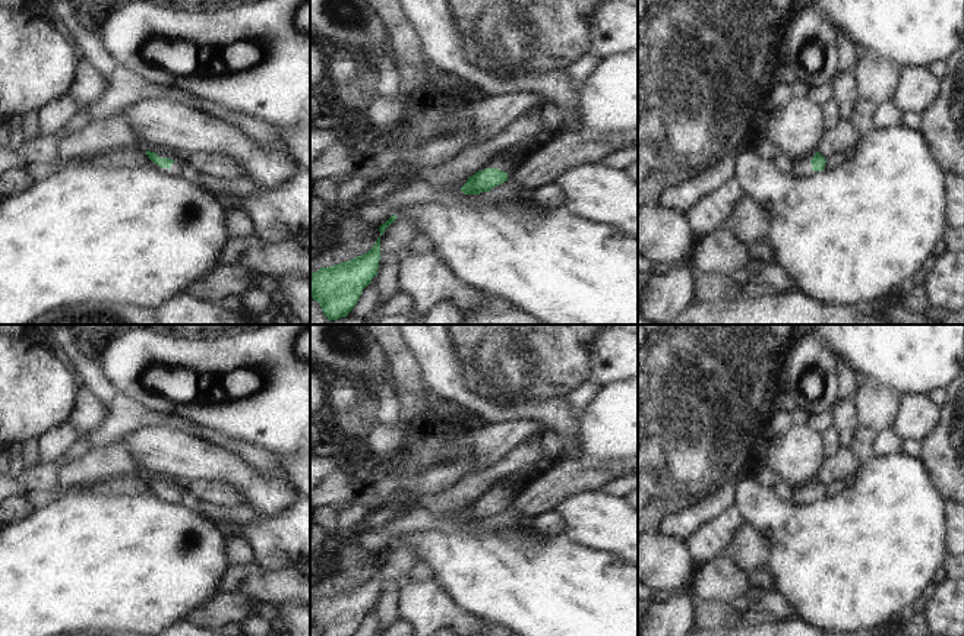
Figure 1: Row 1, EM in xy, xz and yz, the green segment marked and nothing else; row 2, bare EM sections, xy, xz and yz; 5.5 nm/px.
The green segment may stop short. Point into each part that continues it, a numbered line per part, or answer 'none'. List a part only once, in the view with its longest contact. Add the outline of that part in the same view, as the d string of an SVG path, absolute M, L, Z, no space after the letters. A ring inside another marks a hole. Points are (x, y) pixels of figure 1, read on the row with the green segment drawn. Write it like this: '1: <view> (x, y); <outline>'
1: xz (506, 164); M502 155L496 168L509 174L509 173L518 170L522 164L524 164L524 161L516 161L508 155Z

